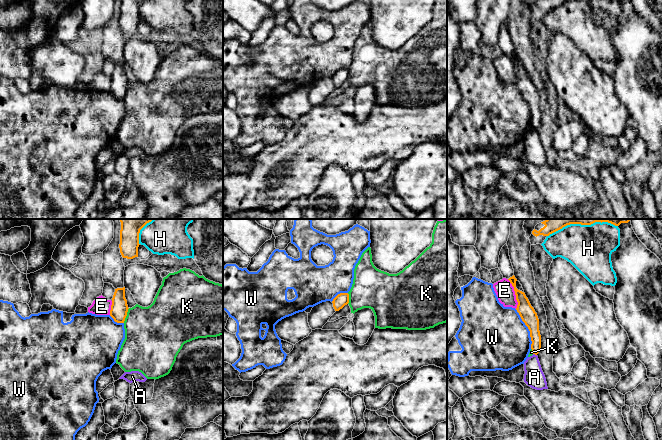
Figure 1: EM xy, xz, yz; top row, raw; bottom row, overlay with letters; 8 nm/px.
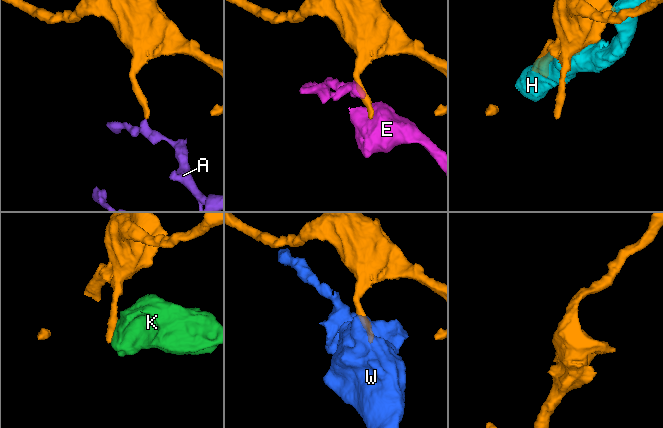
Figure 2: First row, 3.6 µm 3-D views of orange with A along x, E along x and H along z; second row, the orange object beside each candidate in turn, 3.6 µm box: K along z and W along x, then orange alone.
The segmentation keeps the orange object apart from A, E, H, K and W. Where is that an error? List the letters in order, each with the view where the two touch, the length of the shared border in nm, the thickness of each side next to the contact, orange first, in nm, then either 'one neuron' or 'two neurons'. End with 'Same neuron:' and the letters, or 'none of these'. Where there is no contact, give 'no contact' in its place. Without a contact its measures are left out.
A: meets orange in yz; contact 40 nm long; 100 nm thick on the orange side, 160 nm on the other; two neurons
E: meets orange in yz; contact 260 nm long; 130 nm thick on the orange side, 150 nm on the other; two neurons
H: meets orange in yz; contact 220 nm long; 90 nm thick on the orange side, 360 nm on the other; two neurons
K: meets orange in xy; contact 130 nm long; 140 nm thick on the orange side, 440 nm on the other; two neurons
W: meets orange in yz; contact 340 nm long; 130 nm thick on the orange side, 480 nm on the other; two neurons
Same neuron: none of these

